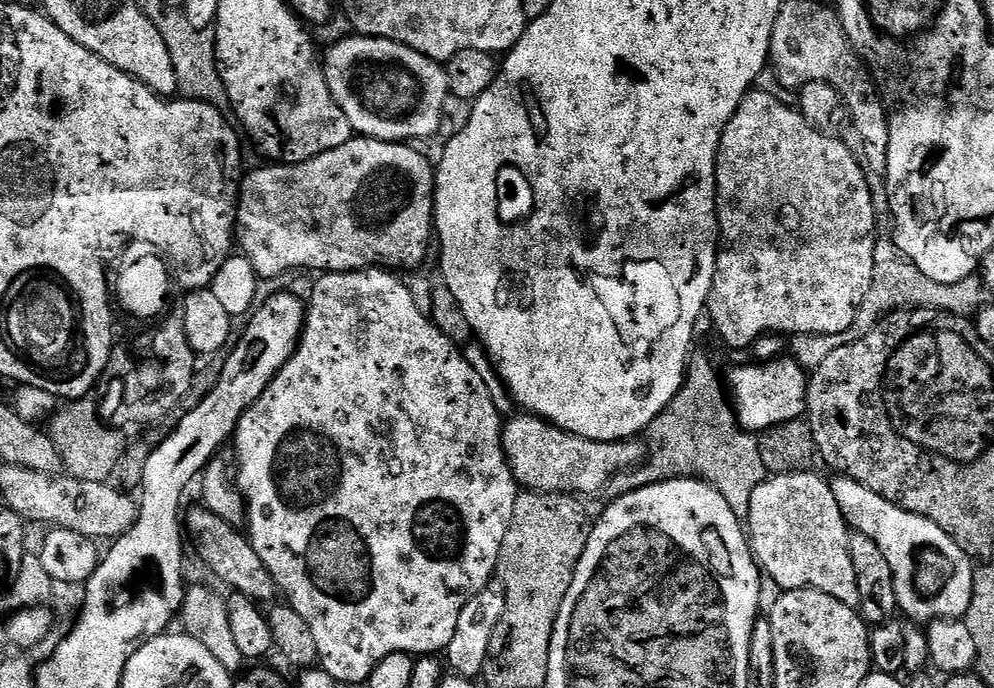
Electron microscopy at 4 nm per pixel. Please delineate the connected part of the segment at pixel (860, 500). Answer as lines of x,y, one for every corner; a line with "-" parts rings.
837,475
836,481
831,481
832,493
842,514
844,521
847,522
849,529
861,532
866,538
870,538
882,550
882,558
890,562
890,574
894,578
894,590
896,591
896,607
901,613
913,616
916,620
923,622
935,622
938,620
955,620
959,621
968,612
970,598
972,597
972,587
976,581
976,572
972,564
973,557
960,549
934,522
922,518
913,512
907,512
905,508
899,508
897,504
892,504
886,498
874,494
866,486
854,482
849,476

